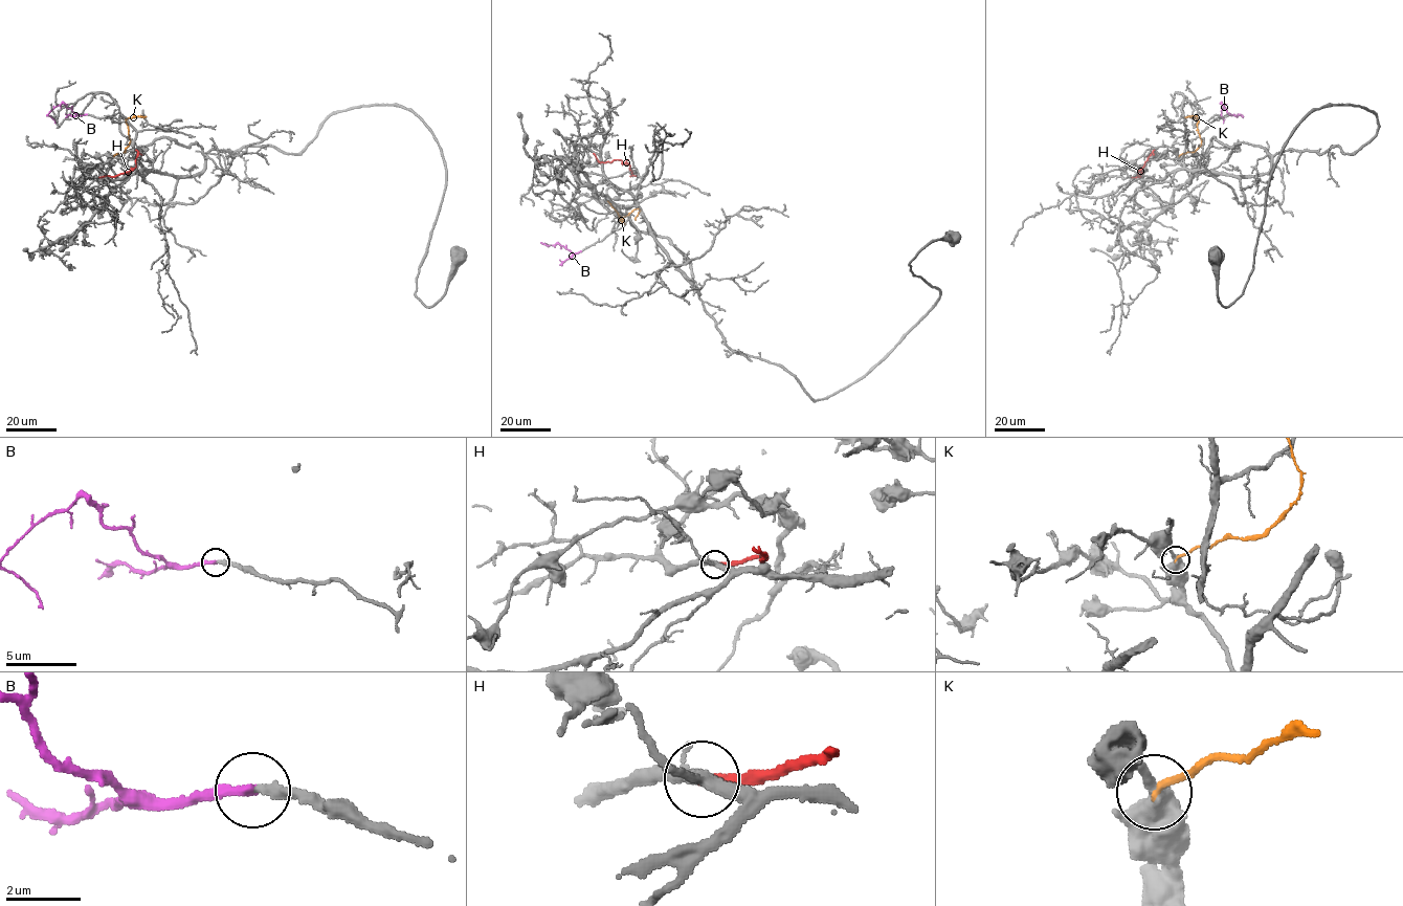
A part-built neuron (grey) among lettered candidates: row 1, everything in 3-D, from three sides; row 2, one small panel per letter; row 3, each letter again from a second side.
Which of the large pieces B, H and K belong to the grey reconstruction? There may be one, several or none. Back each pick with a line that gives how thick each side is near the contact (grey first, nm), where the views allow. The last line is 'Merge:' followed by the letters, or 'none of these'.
B: Thickness 260 nm (grey) against 280 nm
Merge: B

